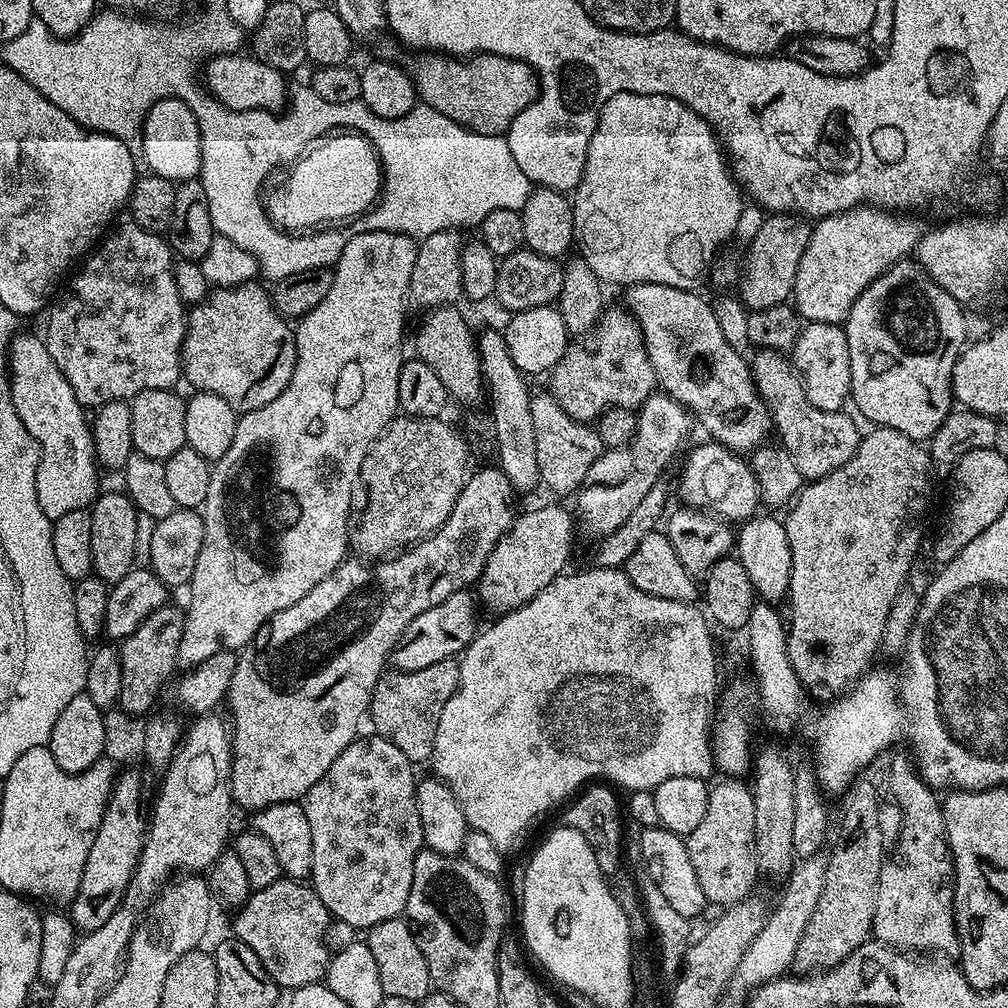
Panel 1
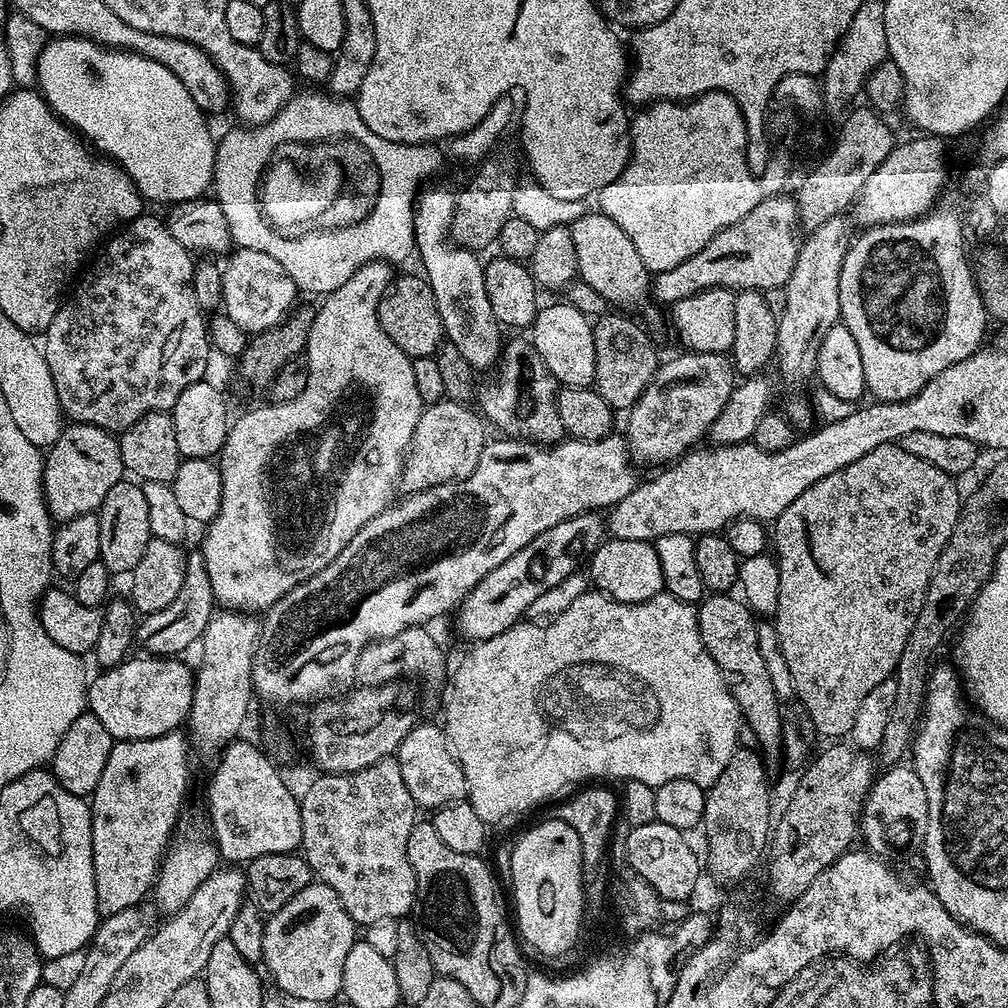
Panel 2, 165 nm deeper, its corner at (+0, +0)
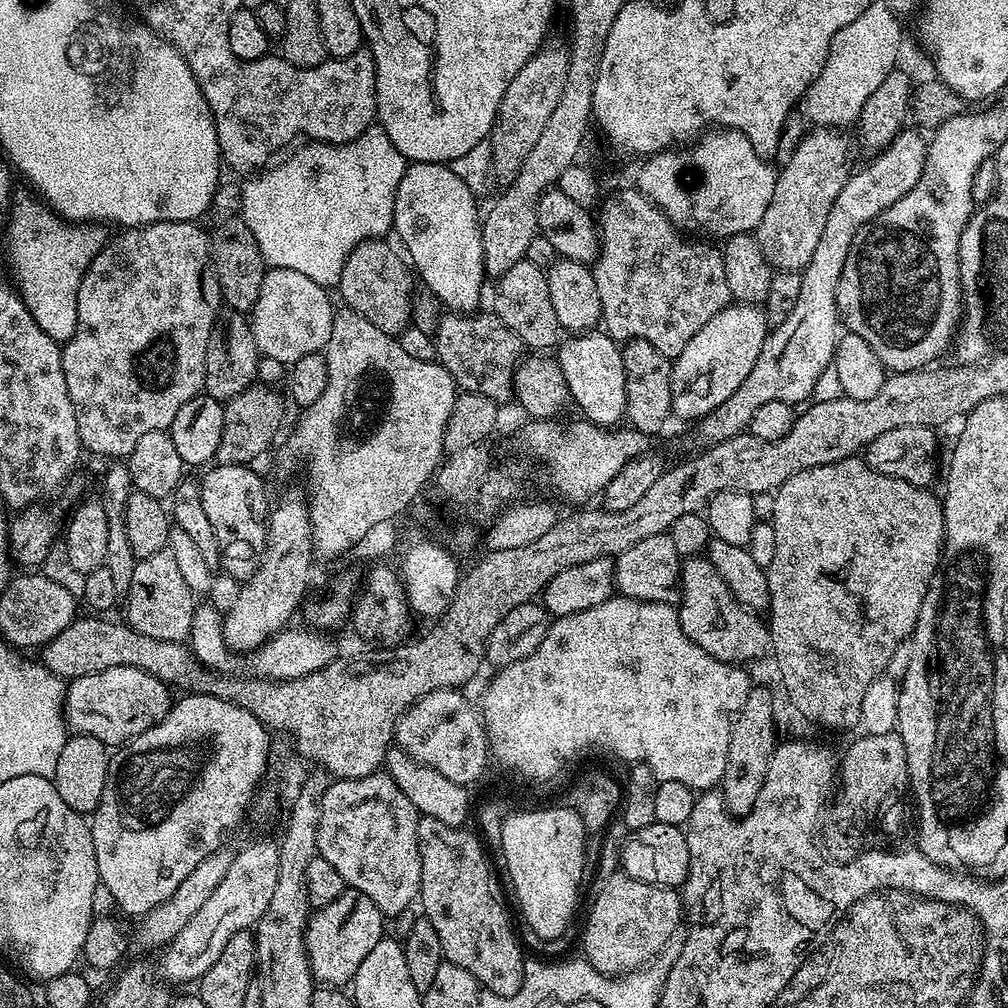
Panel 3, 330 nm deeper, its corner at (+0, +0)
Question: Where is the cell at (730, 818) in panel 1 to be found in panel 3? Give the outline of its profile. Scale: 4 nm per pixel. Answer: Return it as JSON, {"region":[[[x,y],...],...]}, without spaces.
{"region":[[[749,687],[746,702],[742,702],[742,710],[738,710],[732,718],[726,770],[718,785],[724,797],[724,807],[732,816],[739,818],[754,810],[754,802],[758,802],[758,790],[762,790],[762,782],[766,782],[766,774],[770,770],[770,758],[777,743],[776,704],[772,701],[771,690]]]}

